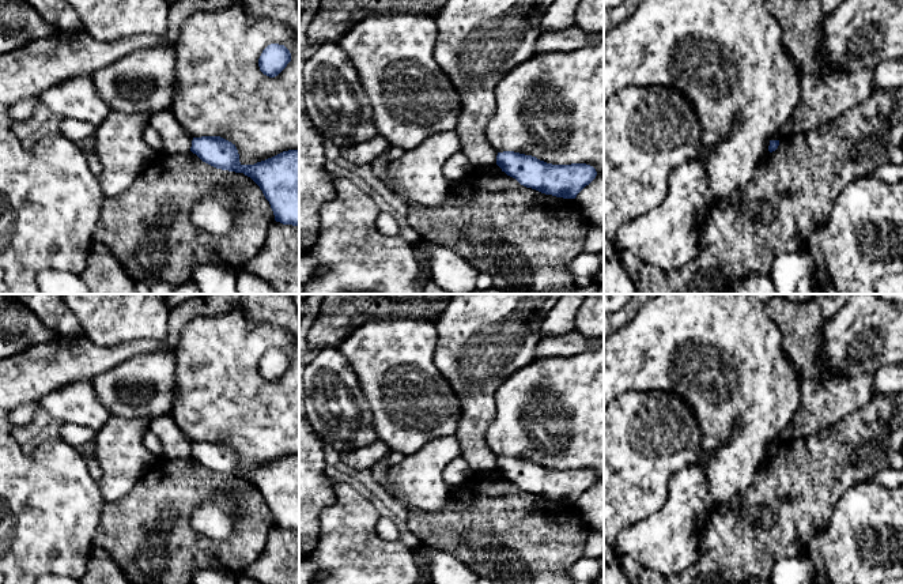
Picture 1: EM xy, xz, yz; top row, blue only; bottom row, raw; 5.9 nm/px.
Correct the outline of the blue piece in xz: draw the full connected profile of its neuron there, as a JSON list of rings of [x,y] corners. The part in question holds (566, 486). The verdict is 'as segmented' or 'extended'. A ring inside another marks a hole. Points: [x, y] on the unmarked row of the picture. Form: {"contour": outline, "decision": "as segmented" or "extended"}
{"contour": [[[514,456],[498,457],[496,470],[521,490],[563,504],[575,504],[597,481],[586,468],[552,470]]], "decision": "as segmented"}

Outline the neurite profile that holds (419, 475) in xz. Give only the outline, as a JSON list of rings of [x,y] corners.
[[[442,436],[420,451],[390,466],[388,478],[416,510],[435,512],[445,506],[449,486],[442,478],[445,467],[461,456],[457,436]]]

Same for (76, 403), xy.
[[[80,380],[64,385],[63,388],[45,395],[39,402],[39,408],[46,410],[54,421],[82,425],[98,433],[110,419],[107,408],[98,400],[92,380]]]

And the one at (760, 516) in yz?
[[[764,506],[748,508],[744,517],[749,525],[759,525],[762,530],[768,530],[775,523],[774,515]]]

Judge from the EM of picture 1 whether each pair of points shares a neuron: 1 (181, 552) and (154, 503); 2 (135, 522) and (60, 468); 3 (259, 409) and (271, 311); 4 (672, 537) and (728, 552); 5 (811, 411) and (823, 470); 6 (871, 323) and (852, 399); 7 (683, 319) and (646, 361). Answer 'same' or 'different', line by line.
1: same
2: different
3: different
4: different
5: different
6: different
7: same

